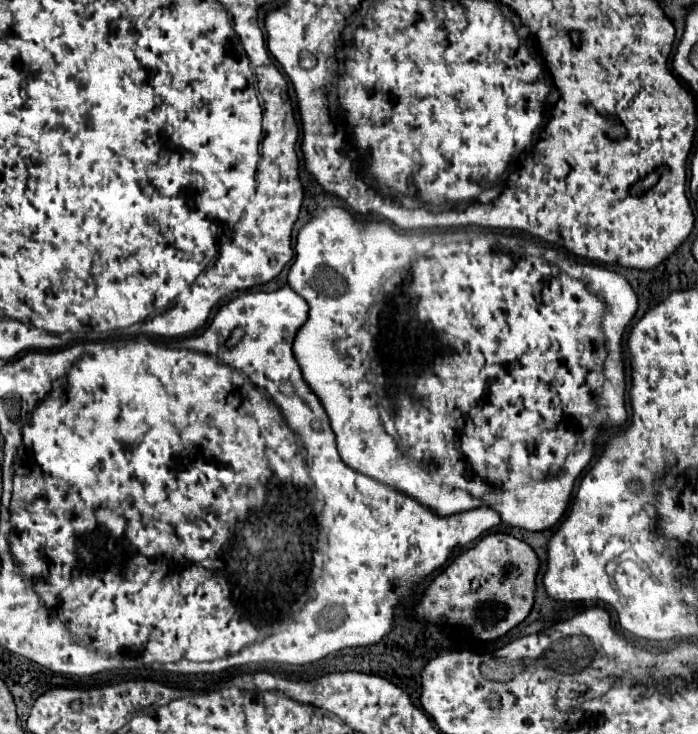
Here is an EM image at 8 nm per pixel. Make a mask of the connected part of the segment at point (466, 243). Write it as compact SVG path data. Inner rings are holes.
M341 206L328 207L324 212L320 212L314 220L310 220L298 234L296 258L294 258L294 264L288 272L290 288L294 292L298 292L310 306L306 324L296 332L294 356L300 362L300 368L304 372L304 380L310 384L310 388L316 392L316 396L320 398L322 406L328 412L328 418L330 418L332 430L336 434L338 452L340 452L342 460L350 468L354 468L356 472L372 476L372 478L376 478L376 480L380 480L388 486L398 488L400 492L404 492L408 496L414 496L416 500L430 506L434 512L438 512L442 516L456 514L456 512L462 512L462 510L470 510L470 508L476 508L476 506L484 506L486 500L482 496L484 496L484 492L488 492L492 488L496 488L496 492L504 492L504 490L512 490L520 484L520 488L528 488L528 490L512 490L510 494L492 496L490 506L496 508L502 516L502 522L506 522L510 526L520 526L520 528L532 530L532 532L552 528L562 518L566 504L568 504L568 498L570 498L570 492L572 492L572 486L574 486L574 480L576 480L572 474L568 474L564 470L564 460L574 450L578 438L580 440L586 438L584 432L580 432L580 428L586 428L590 424L590 414L596 410L596 396L600 394L600 412L596 412L596 416L592 416L592 424L606 426L610 422L610 426L620 426L620 424L626 422L624 372L620 372L620 358L610 352L610 346L616 346L616 350L620 350L624 330L626 330L628 322L632 320L632 316L638 308L638 298L636 298L634 290L630 288L630 284L626 282L624 276L608 272L602 266L592 266L592 264L586 266L586 264L574 262L574 272L582 272L582 274L578 274L580 278L576 280L576 276L564 276L564 272L556 272L556 268L552 268L552 260L556 260L554 248L544 248L544 246L538 246L538 244L528 242L528 240L526 242L518 240L516 246L510 247L506 244L506 238L500 236L500 234L494 234L493 229L483 228L482 231L482 228L472 225L447 230L422 229L420 235L402 234L396 232L389 223L358 218ZM384 356L390 356L390 360L396 360L396 364L404 364L404 376L386 376L382 365ZM387 390L390 394L394 394L394 398L396 398L396 400L392 398L392 413L391 401L386 404L386 408L377 407L381 404L381 398L385 398L386 401L389 399ZM394 406L396 406L396 432L402 438L404 454L398 450L396 440L392 440L392 436L385 430L390 429L391 424L395 424Z

